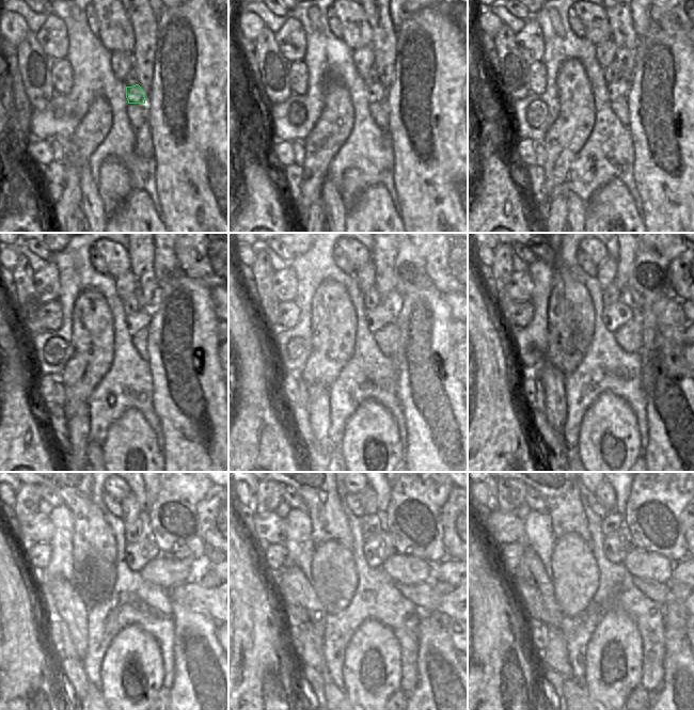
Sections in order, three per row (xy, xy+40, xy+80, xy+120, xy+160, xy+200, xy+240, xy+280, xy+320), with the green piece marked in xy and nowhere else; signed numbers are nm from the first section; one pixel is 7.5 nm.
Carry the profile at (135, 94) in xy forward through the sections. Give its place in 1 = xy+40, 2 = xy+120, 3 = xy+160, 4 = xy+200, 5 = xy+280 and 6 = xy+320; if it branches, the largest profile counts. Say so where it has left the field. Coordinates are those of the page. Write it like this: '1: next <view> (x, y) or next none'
1: next xy+40 (376, 92)
2: next xy+120 (140, 319)
3: next xy+160 (382, 315)
4: next xy+200 (614, 316)
5: next xy+280 (377, 550)
6: next xy+320 (617, 546)

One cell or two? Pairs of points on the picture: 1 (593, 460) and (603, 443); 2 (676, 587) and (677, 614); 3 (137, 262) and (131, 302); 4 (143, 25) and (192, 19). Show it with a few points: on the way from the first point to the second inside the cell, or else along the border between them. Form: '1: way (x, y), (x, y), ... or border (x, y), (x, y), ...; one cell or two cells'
1: way (597, 456), (603, 447); one cell
2: way (677, 594), (677, 608); one cell
3: border (133, 294), (141, 308); two cells
4: border (158, 16), (158, 35), (155, 47); two cells

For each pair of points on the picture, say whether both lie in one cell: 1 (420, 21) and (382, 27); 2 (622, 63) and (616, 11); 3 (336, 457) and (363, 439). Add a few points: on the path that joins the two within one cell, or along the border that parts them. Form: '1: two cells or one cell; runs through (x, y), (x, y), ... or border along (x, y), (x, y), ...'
1: two cells; border along (396, 32), (396, 54), (394, 57)
2: one cell; runs through (622, 50), (620, 24)
3: two cells; border along (338, 445), (344, 460)

